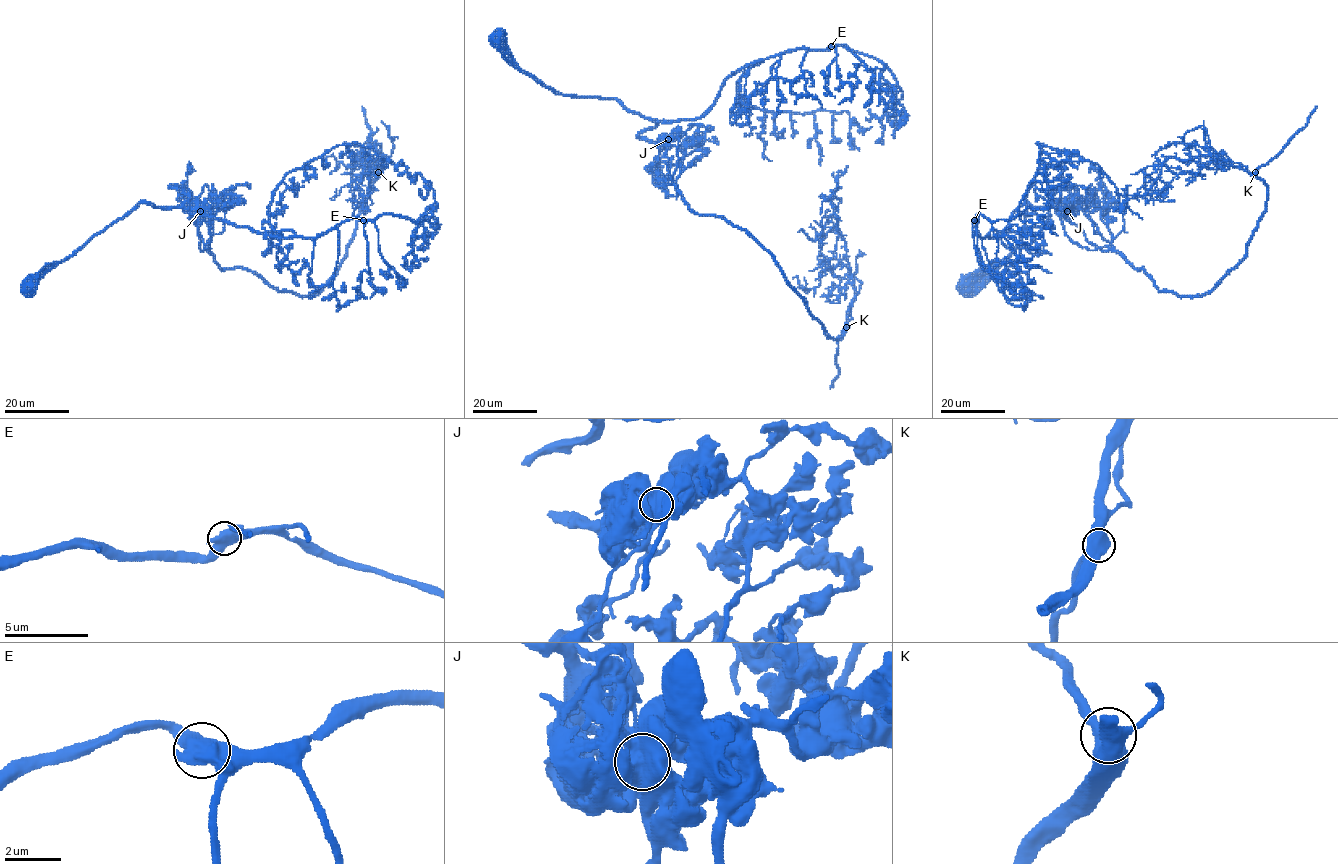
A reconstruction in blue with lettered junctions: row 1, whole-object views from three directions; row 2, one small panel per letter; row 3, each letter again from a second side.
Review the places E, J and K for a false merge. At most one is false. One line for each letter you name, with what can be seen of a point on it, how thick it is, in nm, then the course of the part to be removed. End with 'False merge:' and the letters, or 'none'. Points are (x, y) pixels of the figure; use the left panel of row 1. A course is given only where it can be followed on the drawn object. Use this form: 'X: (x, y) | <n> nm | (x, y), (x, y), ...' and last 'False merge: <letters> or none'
J: (200, 211) | 1350 nm | (201, 211), (200, 250), (222, 269), (314, 296), (346, 254), (379, 162)
False merge: J

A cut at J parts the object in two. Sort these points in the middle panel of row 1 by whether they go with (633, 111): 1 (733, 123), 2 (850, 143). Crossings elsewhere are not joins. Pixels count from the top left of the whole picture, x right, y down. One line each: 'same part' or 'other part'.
1: same part
2: same part

